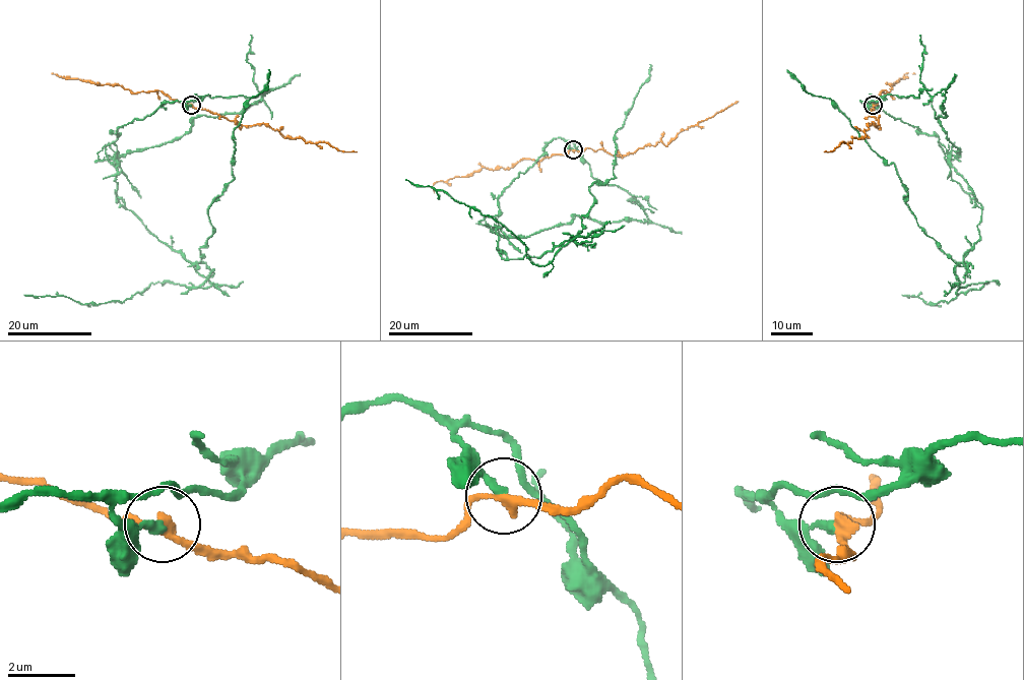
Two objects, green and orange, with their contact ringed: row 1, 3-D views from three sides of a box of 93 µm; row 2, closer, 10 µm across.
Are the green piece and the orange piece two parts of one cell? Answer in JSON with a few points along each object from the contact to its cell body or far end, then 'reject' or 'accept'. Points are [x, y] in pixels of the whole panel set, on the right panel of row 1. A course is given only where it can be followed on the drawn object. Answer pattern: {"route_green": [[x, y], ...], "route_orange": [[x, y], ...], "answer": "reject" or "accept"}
{"route_green": [[873, 106], [860, 101], [950, 153], [950, 175], [981, 208], [963, 262], [919, 227], [895, 166], [787, 69]], "route_orange": [[873, 106], [878, 125], [868, 123], [864, 130], [868, 137], [853, 138], [824, 151]], "answer": "reject"}

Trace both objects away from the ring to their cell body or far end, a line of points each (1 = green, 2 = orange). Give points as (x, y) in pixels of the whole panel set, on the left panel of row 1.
1: (191, 106), (121, 126), (115, 180), (198, 262), (268, 69)
2: (191, 106), (243, 125), (265, 123), (284, 137), (300, 138), (306, 142), (326, 142), (344, 151), (357, 151)

